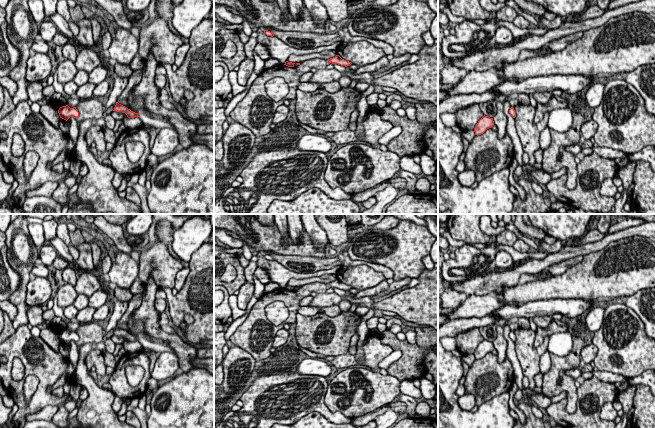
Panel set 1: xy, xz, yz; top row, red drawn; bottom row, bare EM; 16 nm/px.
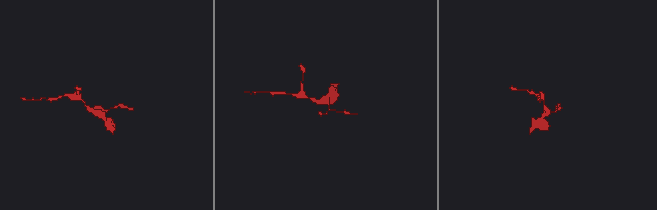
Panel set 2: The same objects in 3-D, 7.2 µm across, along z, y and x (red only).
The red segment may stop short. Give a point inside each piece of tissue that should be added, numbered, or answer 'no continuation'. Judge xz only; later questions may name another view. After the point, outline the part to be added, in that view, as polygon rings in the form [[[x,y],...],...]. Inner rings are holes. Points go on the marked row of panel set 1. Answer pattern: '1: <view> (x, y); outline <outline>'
no continuation

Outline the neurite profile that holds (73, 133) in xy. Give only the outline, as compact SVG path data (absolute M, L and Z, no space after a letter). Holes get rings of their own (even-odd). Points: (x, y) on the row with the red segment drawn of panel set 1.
M70 117L67 120L67 123L68 123L68 127L69 127L68 136L73 141L73 143L76 145L77 140L78 140L78 135L79 135L79 128L78 128L78 125L77 125L76 118Z

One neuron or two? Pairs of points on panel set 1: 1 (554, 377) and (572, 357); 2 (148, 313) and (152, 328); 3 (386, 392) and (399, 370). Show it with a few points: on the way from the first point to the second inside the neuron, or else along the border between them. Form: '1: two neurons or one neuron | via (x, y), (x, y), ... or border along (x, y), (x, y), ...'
1: one neuron | via (555, 372), (567, 362)
2: one neuron | via (151, 317), (152, 324)
3: two neurons | border along (387, 374), (396, 377), (400, 381)

